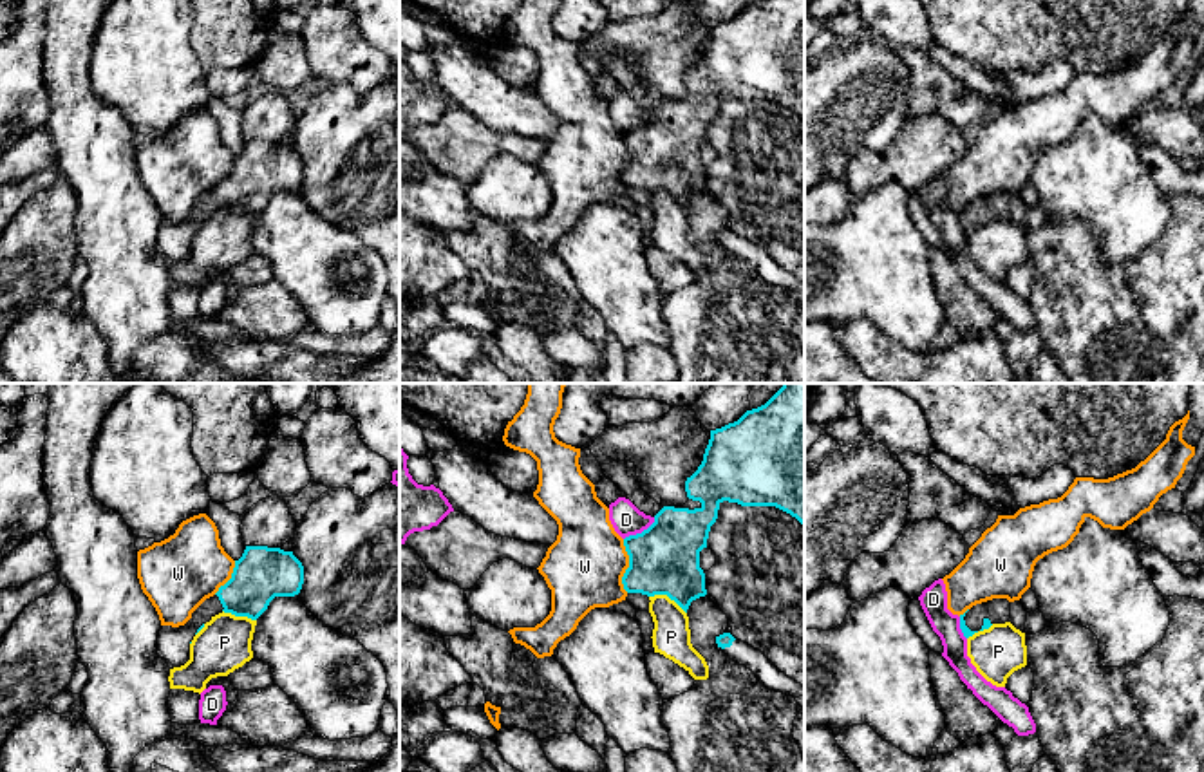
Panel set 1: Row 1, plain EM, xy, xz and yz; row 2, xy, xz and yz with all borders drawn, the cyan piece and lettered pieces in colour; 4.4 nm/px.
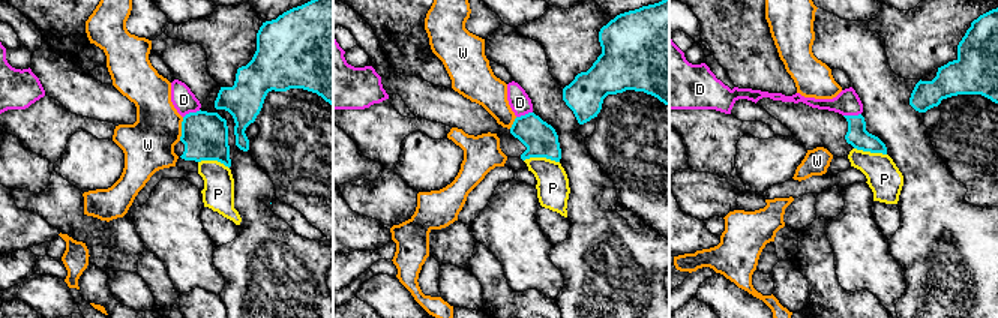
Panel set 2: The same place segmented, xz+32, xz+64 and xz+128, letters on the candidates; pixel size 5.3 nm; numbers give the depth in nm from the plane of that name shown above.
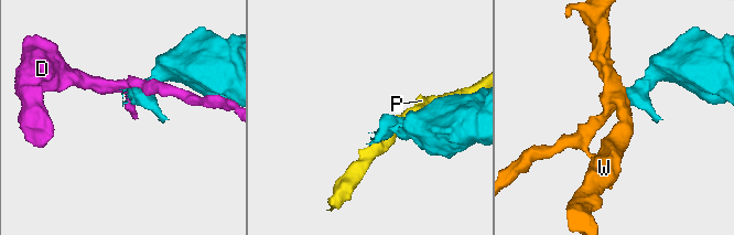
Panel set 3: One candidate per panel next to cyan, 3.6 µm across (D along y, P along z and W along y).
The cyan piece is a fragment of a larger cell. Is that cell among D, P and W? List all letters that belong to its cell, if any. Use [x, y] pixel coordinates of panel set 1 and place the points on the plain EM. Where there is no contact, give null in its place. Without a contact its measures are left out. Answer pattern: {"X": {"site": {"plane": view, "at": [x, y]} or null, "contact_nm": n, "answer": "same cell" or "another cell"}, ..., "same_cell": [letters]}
{"D": {"site": {"plane": "xz", "at": [642, 127]}, "contact_nm": 170, "answer": "another cell"}, "P": {"site": {"plane": "xz", "at": [667, 190]}, "contact_nm": 190, "answer": "another cell"}, "W": {"site": {"plane": "xz", "at": [630, 161]}, "contact_nm": 240, "answer": "another cell"}, "same_cell": []}

